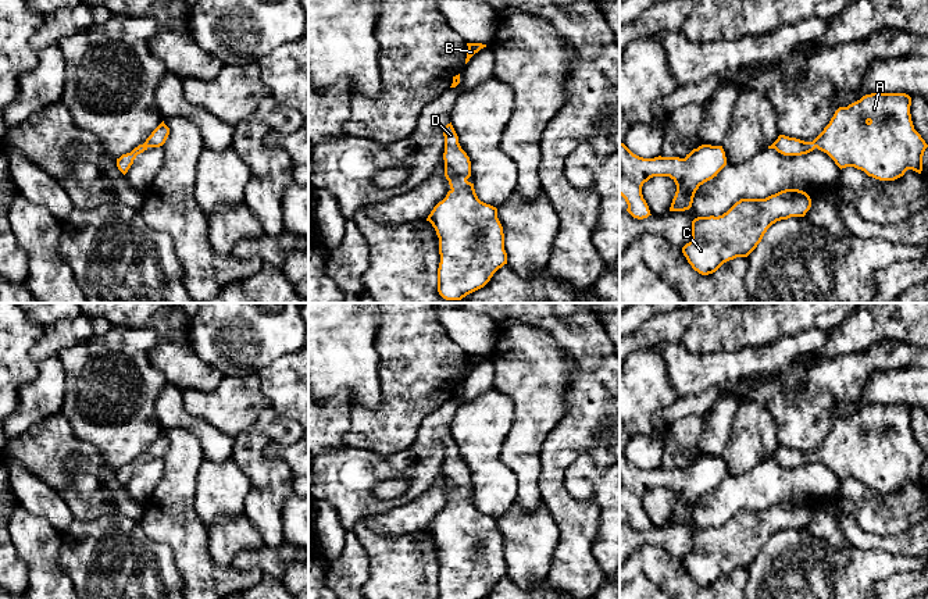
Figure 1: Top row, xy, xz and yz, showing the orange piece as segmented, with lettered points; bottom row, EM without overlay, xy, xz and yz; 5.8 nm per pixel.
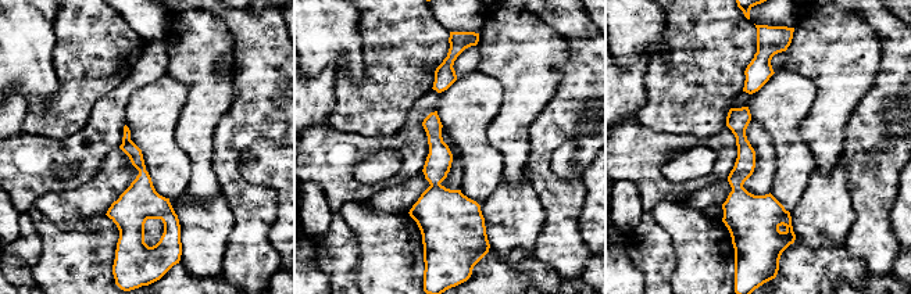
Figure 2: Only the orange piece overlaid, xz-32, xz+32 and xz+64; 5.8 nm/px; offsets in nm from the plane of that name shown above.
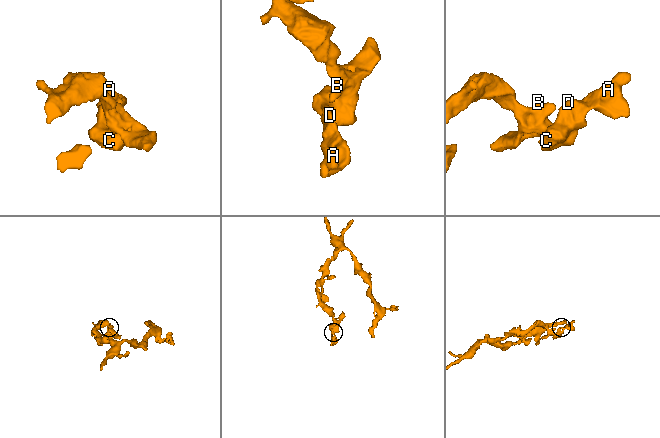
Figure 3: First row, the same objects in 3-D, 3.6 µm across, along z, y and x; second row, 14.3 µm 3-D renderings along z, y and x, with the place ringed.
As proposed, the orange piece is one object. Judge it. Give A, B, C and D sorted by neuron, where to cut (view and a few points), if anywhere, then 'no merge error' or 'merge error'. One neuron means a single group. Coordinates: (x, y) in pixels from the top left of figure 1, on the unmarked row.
groups A B C D; cut none; no merge error

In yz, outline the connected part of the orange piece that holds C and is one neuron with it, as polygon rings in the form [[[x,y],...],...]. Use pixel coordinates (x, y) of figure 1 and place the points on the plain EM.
[[[785,500],[765,510],[740,510],[722,527],[695,530],[692,550],[682,564],[695,582],[713,585],[729,571],[747,568],[772,535],[804,528],[810,518],[810,507],[799,500]]]

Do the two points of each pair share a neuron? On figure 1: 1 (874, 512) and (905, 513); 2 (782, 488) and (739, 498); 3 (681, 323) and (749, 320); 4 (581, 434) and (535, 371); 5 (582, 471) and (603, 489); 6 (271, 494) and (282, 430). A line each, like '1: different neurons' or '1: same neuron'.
1: same neuron
2: same neuron
3: different neurons
4: different neurons
5: same neuron
6: same neuron

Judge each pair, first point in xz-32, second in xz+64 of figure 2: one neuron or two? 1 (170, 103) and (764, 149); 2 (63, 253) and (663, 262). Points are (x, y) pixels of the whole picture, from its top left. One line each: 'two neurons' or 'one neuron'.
1: two neurons
2: two neurons

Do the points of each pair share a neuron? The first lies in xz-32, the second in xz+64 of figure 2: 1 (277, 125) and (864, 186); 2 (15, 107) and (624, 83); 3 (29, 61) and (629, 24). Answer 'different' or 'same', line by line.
1: same
2: same
3: same

